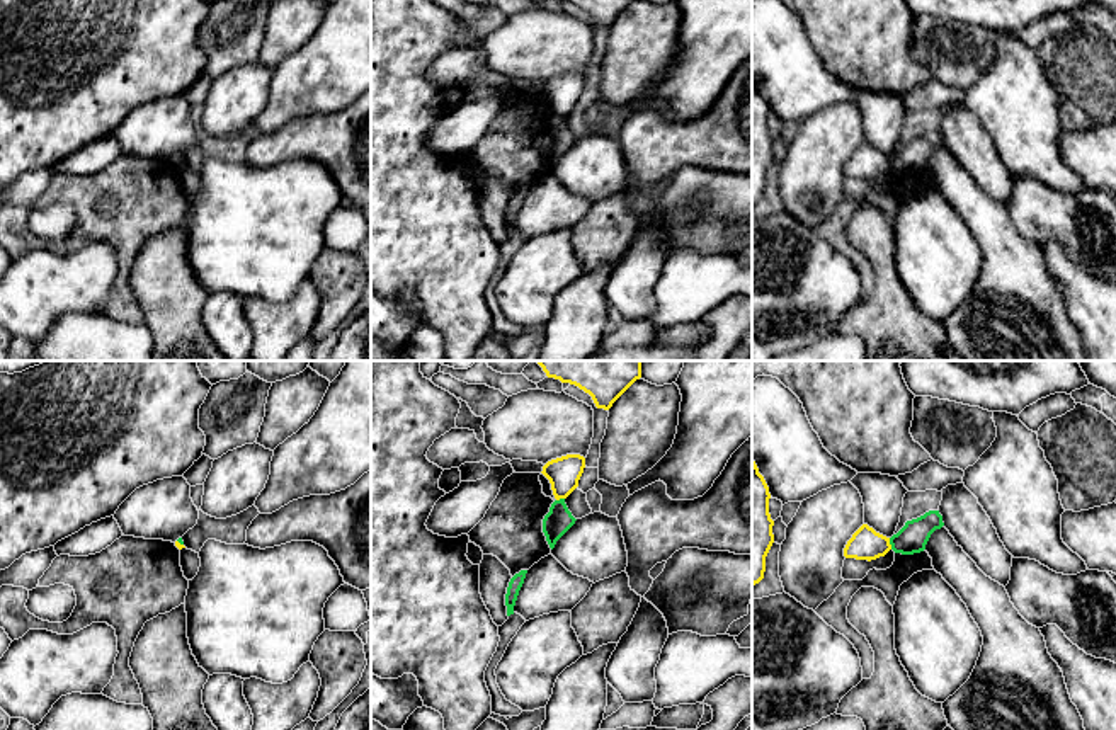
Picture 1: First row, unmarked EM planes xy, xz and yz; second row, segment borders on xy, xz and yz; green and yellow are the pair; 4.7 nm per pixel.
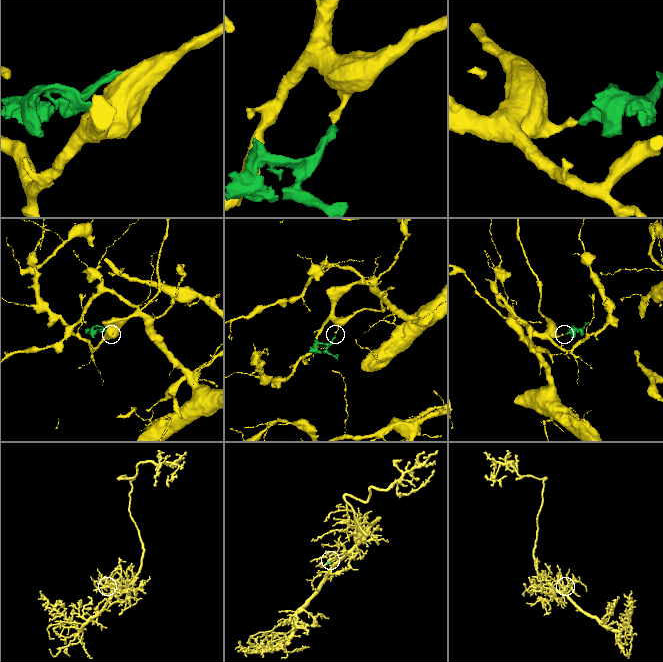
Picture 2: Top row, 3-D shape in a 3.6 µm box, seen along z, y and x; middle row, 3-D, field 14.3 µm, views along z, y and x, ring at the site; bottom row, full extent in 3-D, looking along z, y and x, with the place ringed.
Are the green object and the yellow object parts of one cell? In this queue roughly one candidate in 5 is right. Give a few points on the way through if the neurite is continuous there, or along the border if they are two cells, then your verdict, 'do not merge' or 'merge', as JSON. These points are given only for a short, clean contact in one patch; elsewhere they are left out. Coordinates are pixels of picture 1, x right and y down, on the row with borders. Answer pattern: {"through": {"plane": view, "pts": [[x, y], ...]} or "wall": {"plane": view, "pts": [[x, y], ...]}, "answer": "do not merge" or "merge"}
{"wall": {"plane": "yz", "pts": [[888, 538], [892, 548]]}, "answer": "do not merge"}

